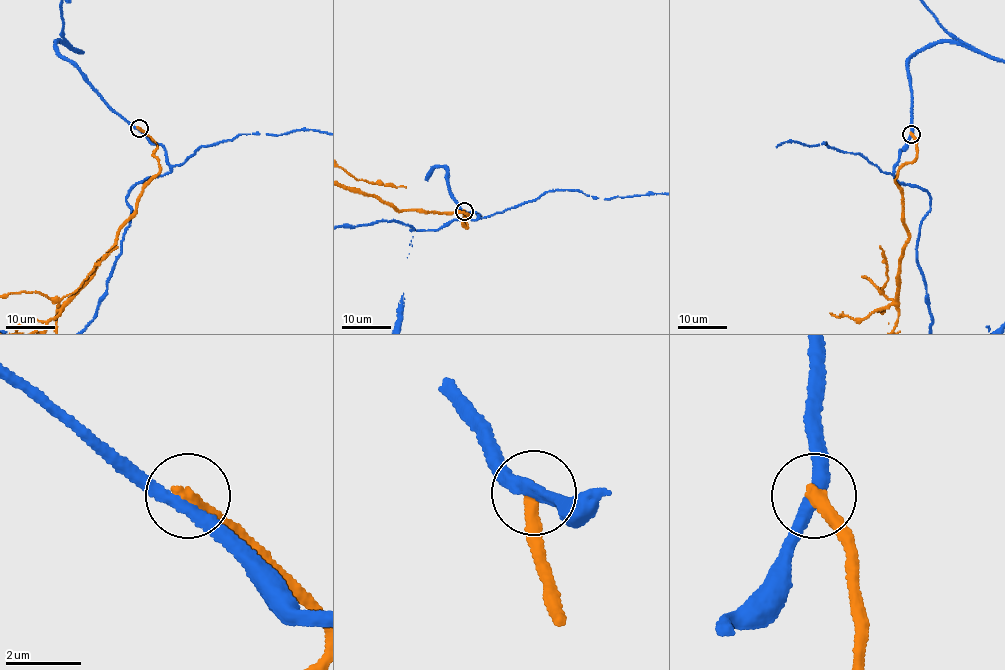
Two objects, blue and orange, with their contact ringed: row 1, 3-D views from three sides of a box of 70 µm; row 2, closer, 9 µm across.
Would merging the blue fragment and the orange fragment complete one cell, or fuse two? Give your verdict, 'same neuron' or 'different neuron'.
different neuron

